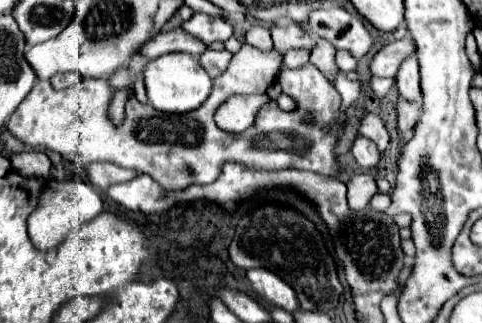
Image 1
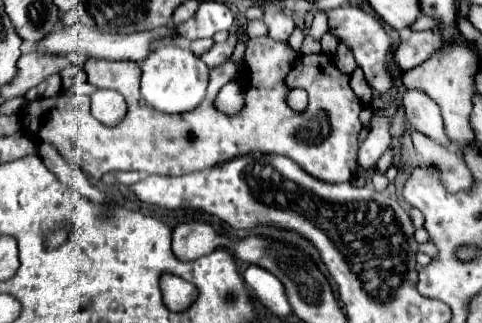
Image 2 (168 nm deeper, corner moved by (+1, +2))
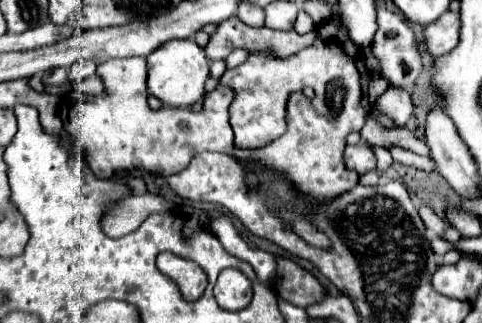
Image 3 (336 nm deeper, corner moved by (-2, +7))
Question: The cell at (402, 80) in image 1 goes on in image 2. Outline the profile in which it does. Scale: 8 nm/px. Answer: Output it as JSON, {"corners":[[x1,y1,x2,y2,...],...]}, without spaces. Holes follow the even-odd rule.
{"corners":[[406,88,404,96,402,96,402,106,406,110,406,118,418,132,440,140,444,146,450,144,444,124,442,124,440,108,436,106,436,102,432,98,428,98,428,94,424,94,424,90]]}

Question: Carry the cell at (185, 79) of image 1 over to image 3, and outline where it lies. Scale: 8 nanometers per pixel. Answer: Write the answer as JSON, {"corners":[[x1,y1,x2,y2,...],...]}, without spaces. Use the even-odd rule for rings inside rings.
{"corners":[[175,39,161,45,151,57,147,57,147,85,151,95,161,103,173,107,191,107,203,97,203,85,209,77,209,63,205,51,193,39]]}

